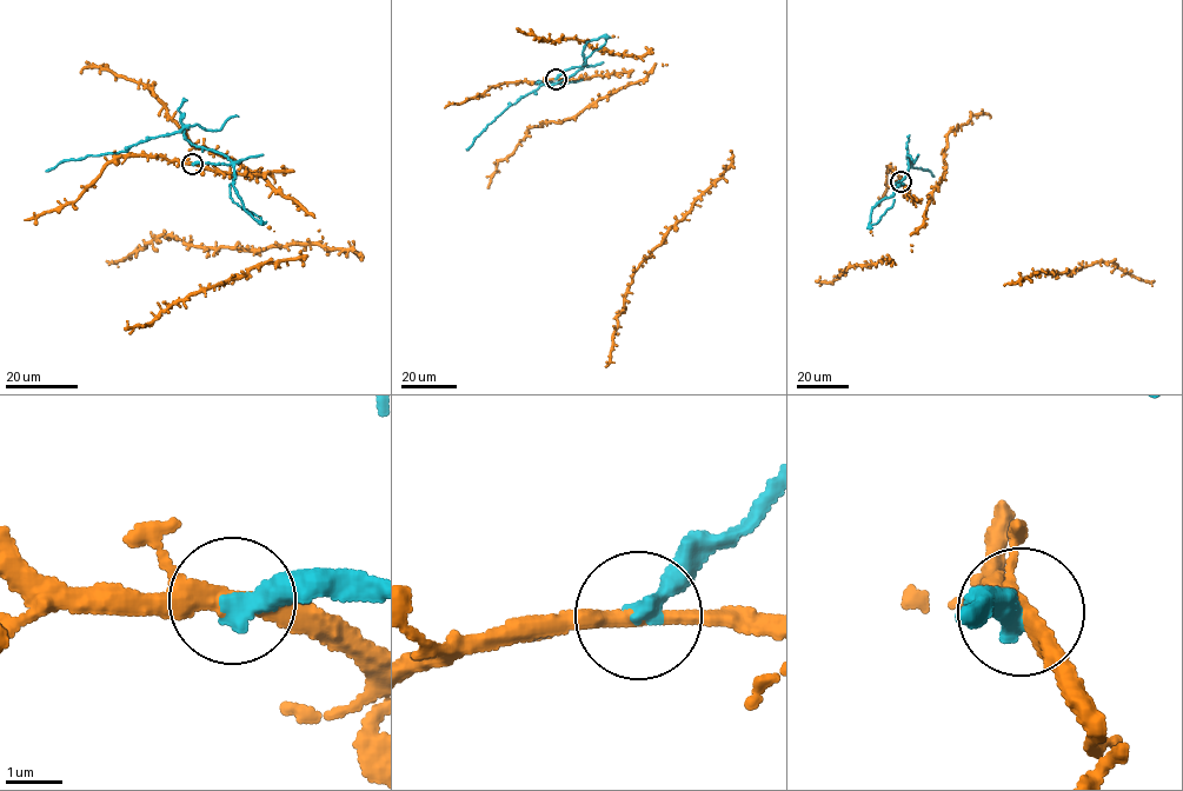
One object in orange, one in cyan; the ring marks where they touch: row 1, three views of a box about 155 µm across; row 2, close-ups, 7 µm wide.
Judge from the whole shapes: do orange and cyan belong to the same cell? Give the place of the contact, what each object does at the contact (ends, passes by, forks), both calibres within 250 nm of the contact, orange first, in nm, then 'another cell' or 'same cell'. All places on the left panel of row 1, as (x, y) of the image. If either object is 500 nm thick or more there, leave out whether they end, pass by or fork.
place (192, 164); orange forks; cyan ends; calibres 280 and 400 nm; another cell

